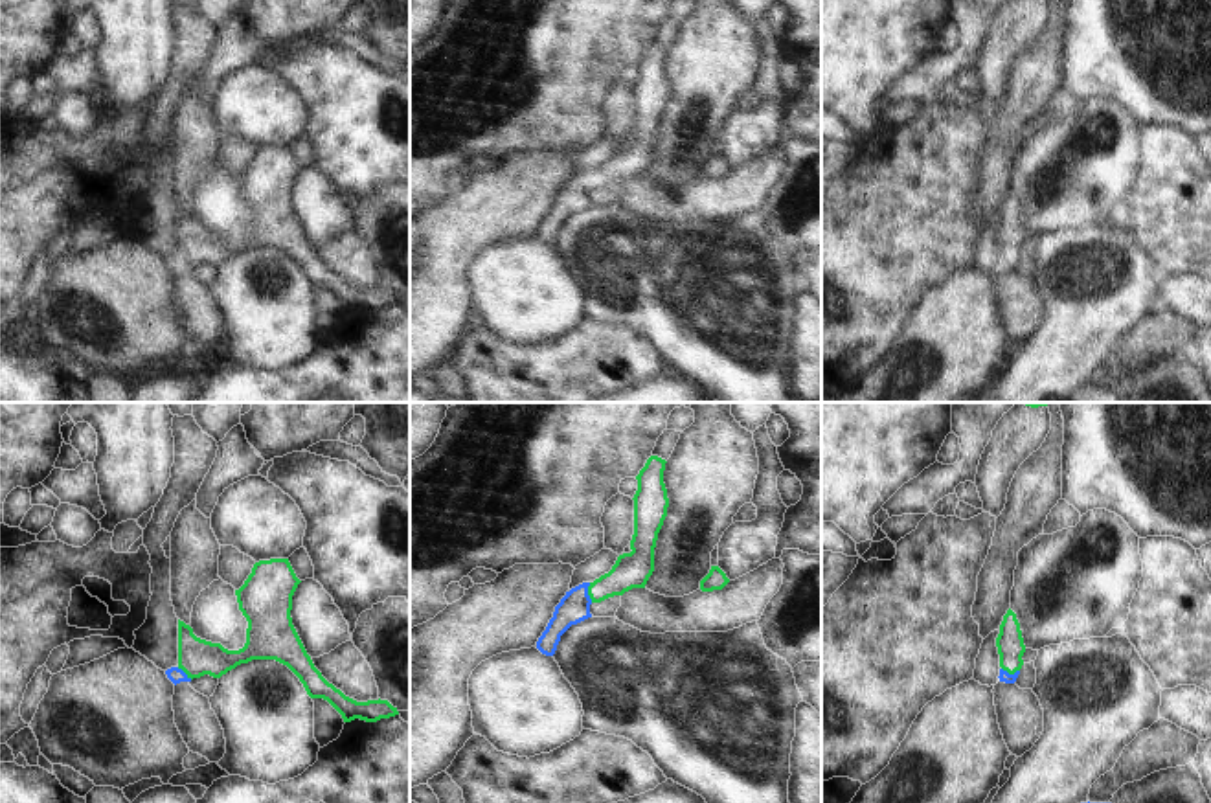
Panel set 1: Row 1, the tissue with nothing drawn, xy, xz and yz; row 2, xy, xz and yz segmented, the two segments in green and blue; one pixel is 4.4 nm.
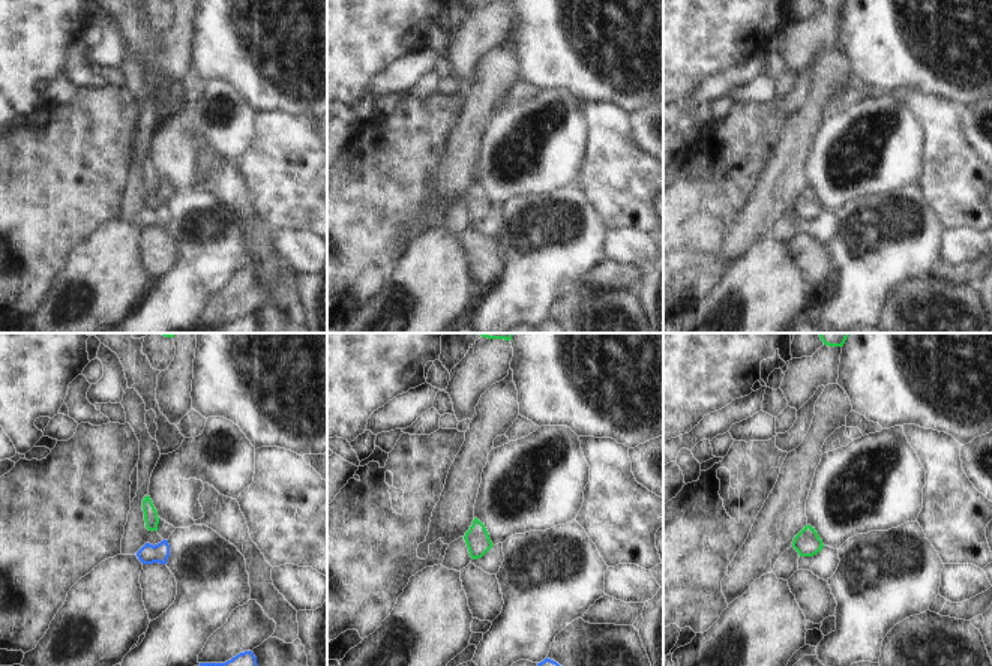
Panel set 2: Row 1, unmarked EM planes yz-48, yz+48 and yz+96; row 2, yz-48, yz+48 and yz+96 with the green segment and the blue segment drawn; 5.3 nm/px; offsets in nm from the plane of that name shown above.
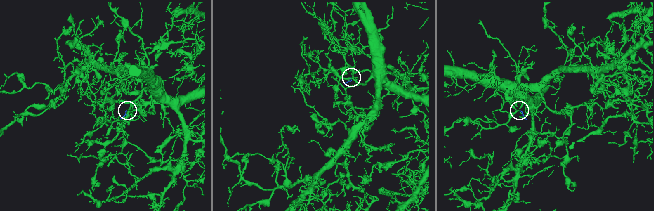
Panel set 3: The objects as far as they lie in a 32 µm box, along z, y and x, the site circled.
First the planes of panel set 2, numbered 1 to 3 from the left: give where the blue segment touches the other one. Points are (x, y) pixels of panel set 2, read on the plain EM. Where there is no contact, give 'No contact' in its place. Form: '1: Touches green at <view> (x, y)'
1: No contact
2: No contact
3: No contact.

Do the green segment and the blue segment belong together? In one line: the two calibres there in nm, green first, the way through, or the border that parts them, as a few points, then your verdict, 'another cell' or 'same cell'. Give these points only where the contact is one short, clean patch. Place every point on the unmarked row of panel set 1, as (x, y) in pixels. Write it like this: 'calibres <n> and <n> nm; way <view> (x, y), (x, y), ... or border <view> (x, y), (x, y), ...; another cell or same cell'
calibres 160 and 140 nm; way xz (631, 158), (618, 169), (588, 180), (574, 195); same cell

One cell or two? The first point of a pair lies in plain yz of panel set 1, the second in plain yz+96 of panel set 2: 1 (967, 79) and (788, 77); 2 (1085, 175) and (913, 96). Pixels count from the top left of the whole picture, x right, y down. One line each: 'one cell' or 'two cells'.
1: two cells
2: two cells

